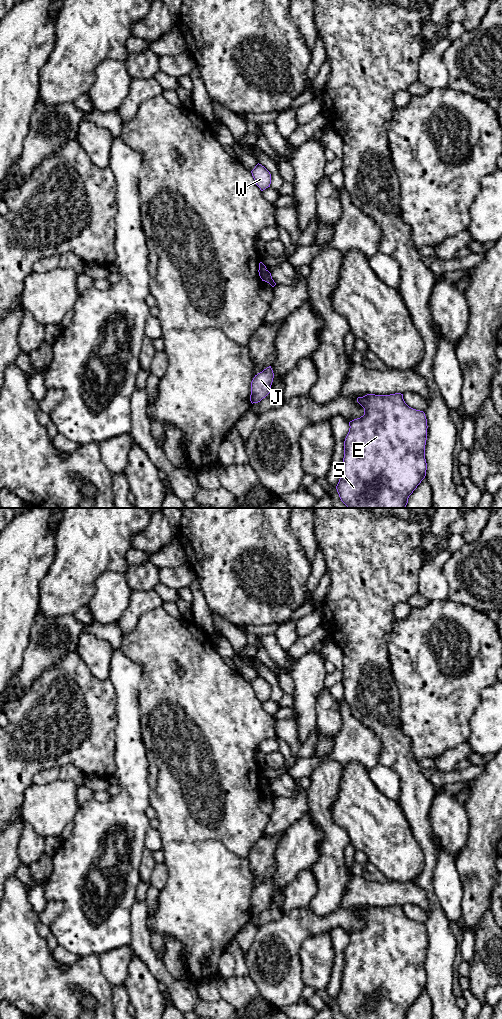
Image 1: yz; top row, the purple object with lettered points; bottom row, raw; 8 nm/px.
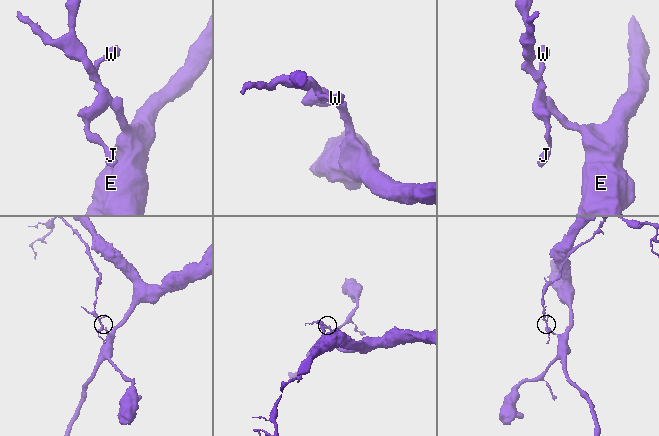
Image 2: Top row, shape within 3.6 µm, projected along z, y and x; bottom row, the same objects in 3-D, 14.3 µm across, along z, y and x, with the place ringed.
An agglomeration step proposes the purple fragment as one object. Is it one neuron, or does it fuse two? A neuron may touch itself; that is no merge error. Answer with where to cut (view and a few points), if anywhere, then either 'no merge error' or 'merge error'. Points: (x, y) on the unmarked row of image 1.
cut yz (266, 782), (261, 790); merge error

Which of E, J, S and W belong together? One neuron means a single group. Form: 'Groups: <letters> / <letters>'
Groups: E S / J W

